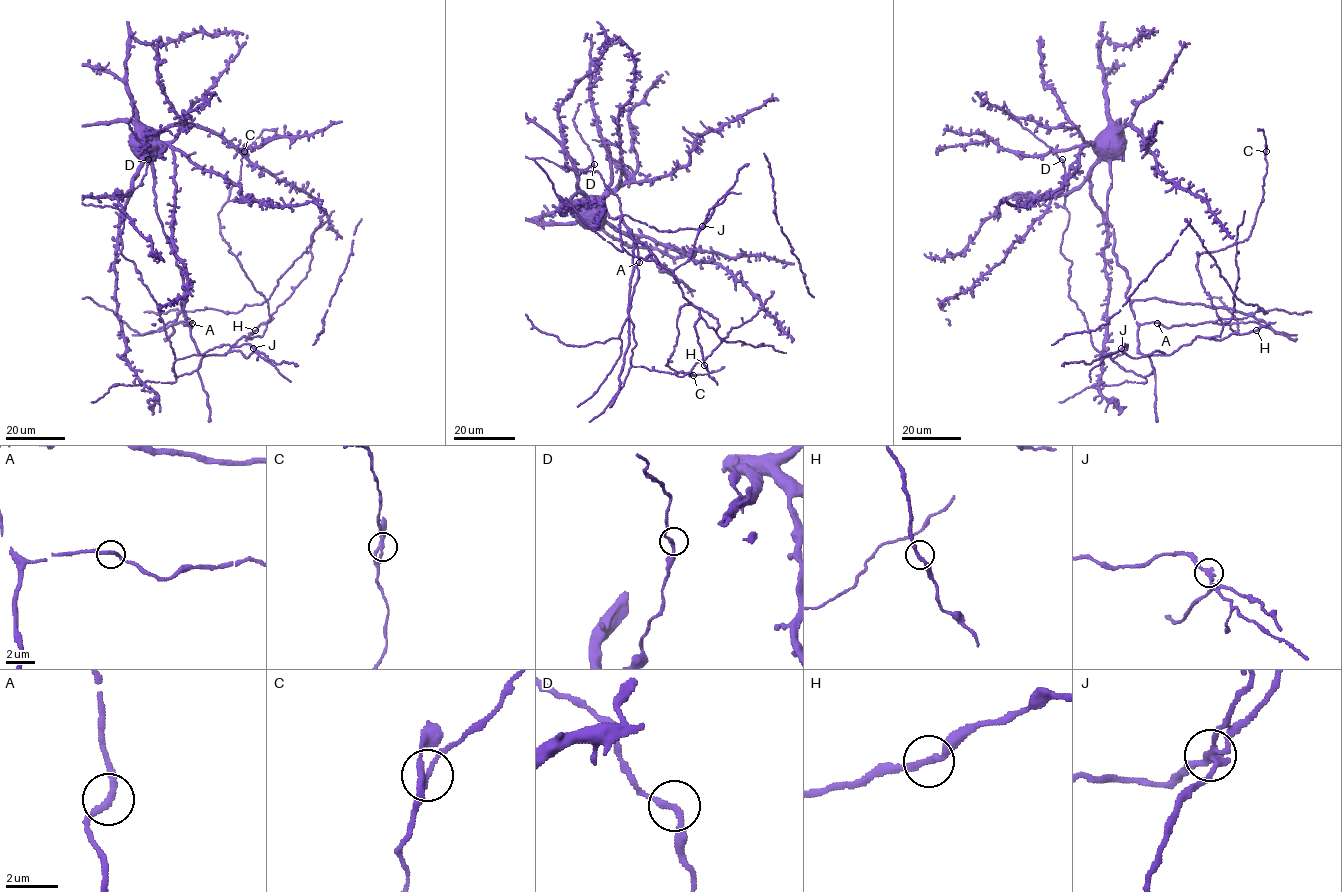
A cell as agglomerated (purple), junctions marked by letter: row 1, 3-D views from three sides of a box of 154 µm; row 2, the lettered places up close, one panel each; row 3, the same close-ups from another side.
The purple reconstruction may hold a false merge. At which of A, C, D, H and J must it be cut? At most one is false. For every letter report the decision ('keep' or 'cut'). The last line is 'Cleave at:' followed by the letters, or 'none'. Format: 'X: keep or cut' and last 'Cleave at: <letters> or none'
A: keep
C: keep
D: keep
H: keep
J: keep
Cleave at: none

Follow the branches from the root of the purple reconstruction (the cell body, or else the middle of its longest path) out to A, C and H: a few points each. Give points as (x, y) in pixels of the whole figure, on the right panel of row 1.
A: (1100, 142), (1106, 158), (1065, 197), (1069, 296), (1092, 344), (1142, 376), (1154, 369), (1138, 327), (1157, 323)
C: (1100, 142), (1060, 251), (1092, 344), (1142, 376), (1220, 336), (1197, 257), (1248, 238), (1266, 151)
H: (1100, 142), (1106, 158), (1065, 197), (1060, 251), (1092, 344), (1145, 376), (1150, 356), (1256, 330)

